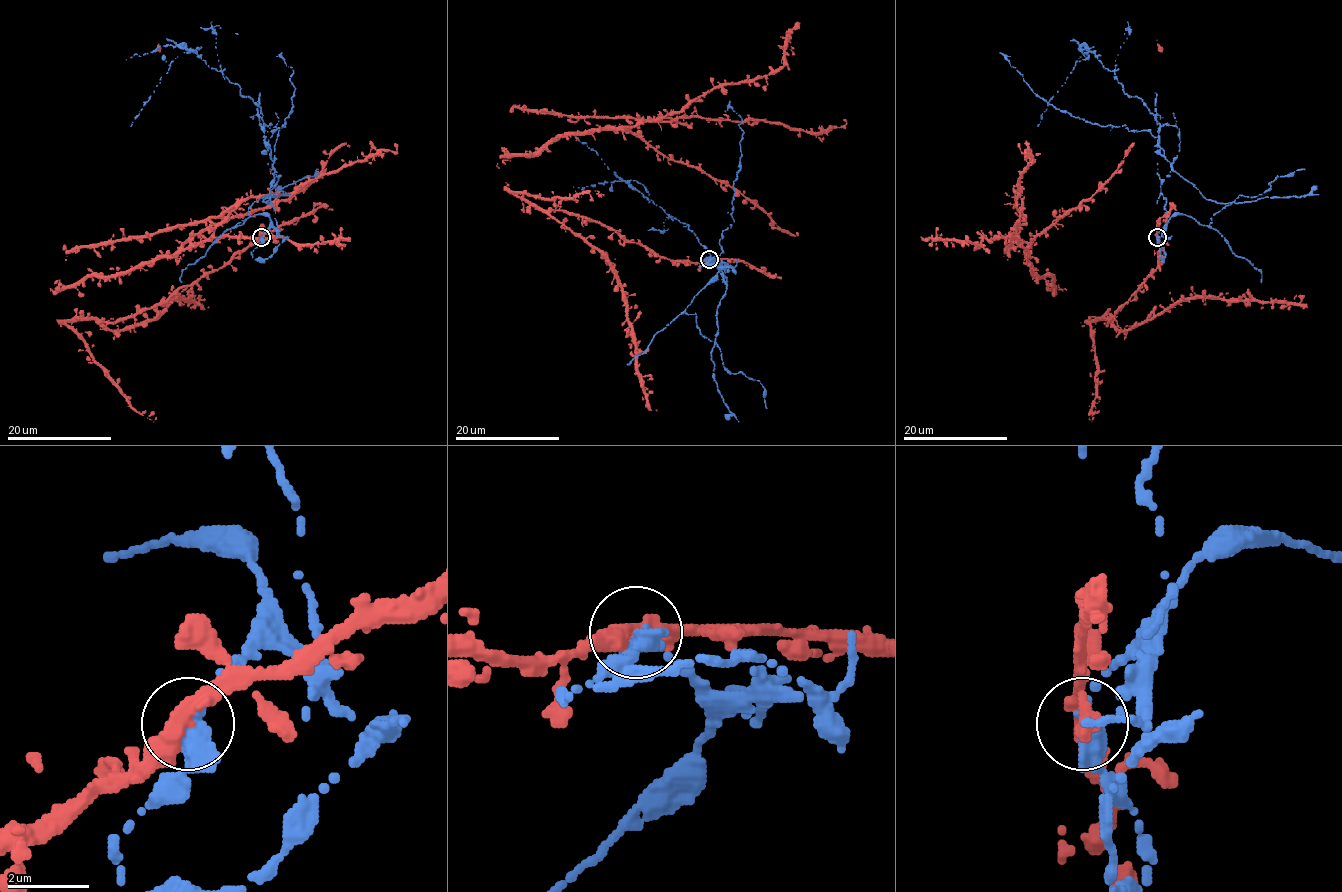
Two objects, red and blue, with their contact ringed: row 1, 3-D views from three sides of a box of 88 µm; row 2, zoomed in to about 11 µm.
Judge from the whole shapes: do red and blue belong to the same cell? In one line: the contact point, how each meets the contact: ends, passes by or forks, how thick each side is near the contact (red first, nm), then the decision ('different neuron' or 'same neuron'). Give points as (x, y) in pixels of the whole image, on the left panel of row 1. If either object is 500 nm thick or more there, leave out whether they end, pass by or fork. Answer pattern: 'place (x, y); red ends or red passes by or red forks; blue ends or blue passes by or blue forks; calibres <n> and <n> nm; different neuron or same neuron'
place (261, 237); calibres 340 and 550 nm; different neuron

